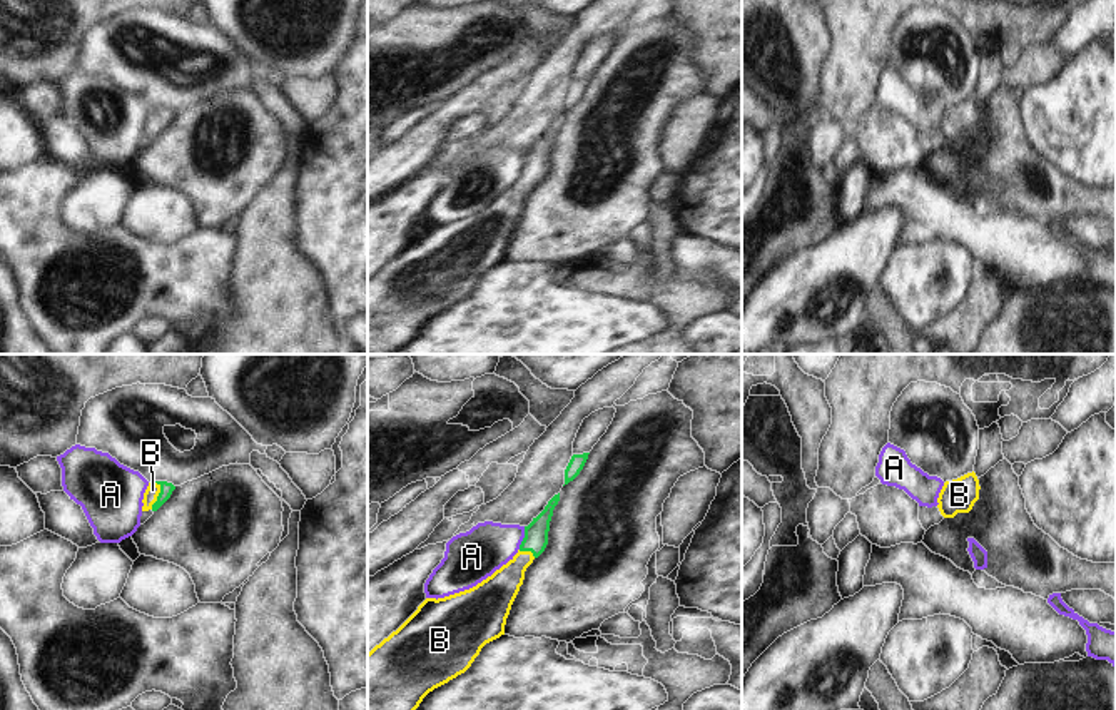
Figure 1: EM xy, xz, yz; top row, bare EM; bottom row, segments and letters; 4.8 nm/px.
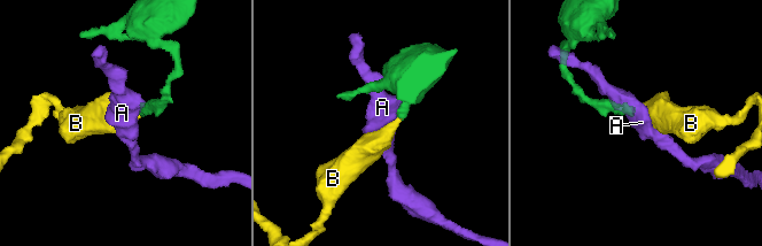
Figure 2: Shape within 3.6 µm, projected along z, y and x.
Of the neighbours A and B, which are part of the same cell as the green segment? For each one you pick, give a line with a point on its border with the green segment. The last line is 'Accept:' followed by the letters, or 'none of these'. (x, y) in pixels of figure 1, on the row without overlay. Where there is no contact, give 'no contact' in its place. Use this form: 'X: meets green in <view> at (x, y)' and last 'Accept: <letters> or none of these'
B: meets green in xy at (159, 121)
Accept: B

